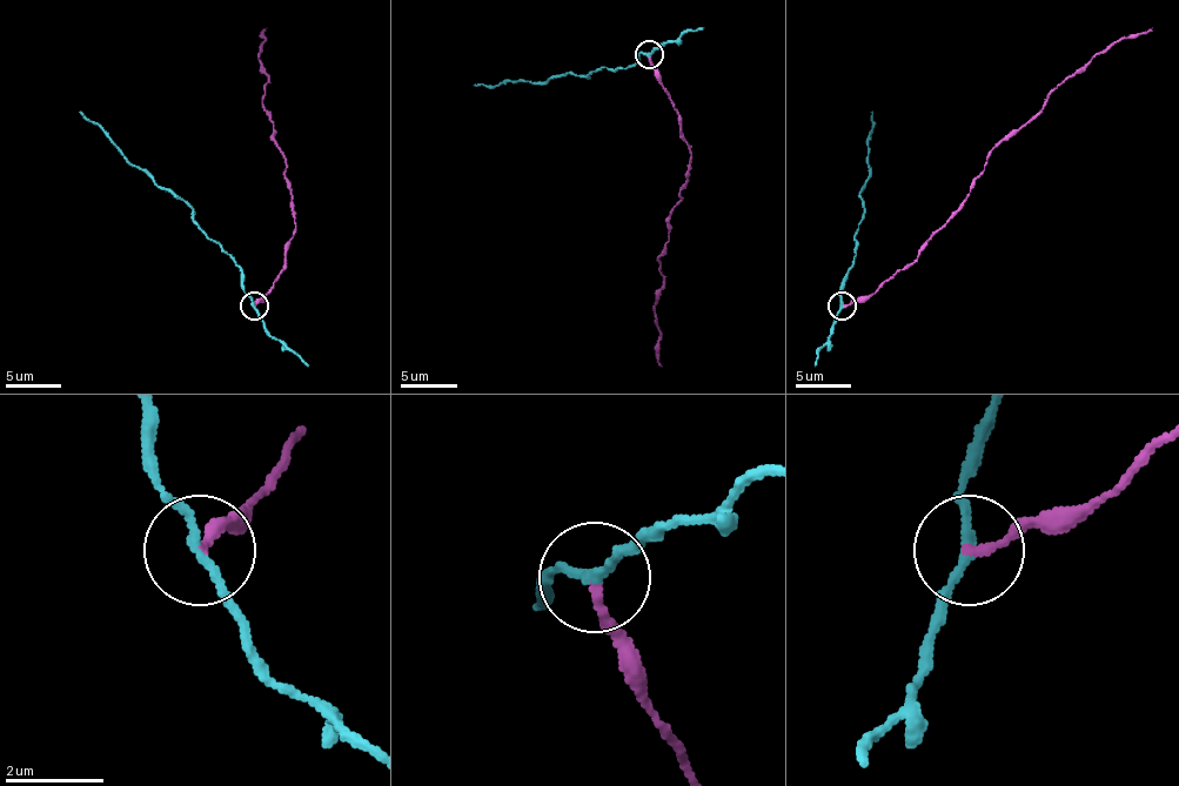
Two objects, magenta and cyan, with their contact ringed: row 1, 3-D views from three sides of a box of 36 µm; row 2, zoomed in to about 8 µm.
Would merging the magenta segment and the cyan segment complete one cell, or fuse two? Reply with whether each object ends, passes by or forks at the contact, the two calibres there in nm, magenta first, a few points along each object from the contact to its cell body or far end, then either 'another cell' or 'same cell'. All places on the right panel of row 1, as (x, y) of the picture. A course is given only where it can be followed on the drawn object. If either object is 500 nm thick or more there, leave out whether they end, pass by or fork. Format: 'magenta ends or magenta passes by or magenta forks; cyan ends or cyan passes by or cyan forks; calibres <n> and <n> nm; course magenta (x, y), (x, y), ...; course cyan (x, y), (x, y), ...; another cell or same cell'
magenta ends; cyan passes by; calibres 180 and 170 nm; course magenta (841, 306), (866, 300), (905, 269), (980, 174), (989, 154), (1009, 140), (1045, 99), (1098, 54), (1151, 28); course cyan (841, 306), (855, 235), (863, 219), (861, 190), (869, 180), (871, 113); another cell

